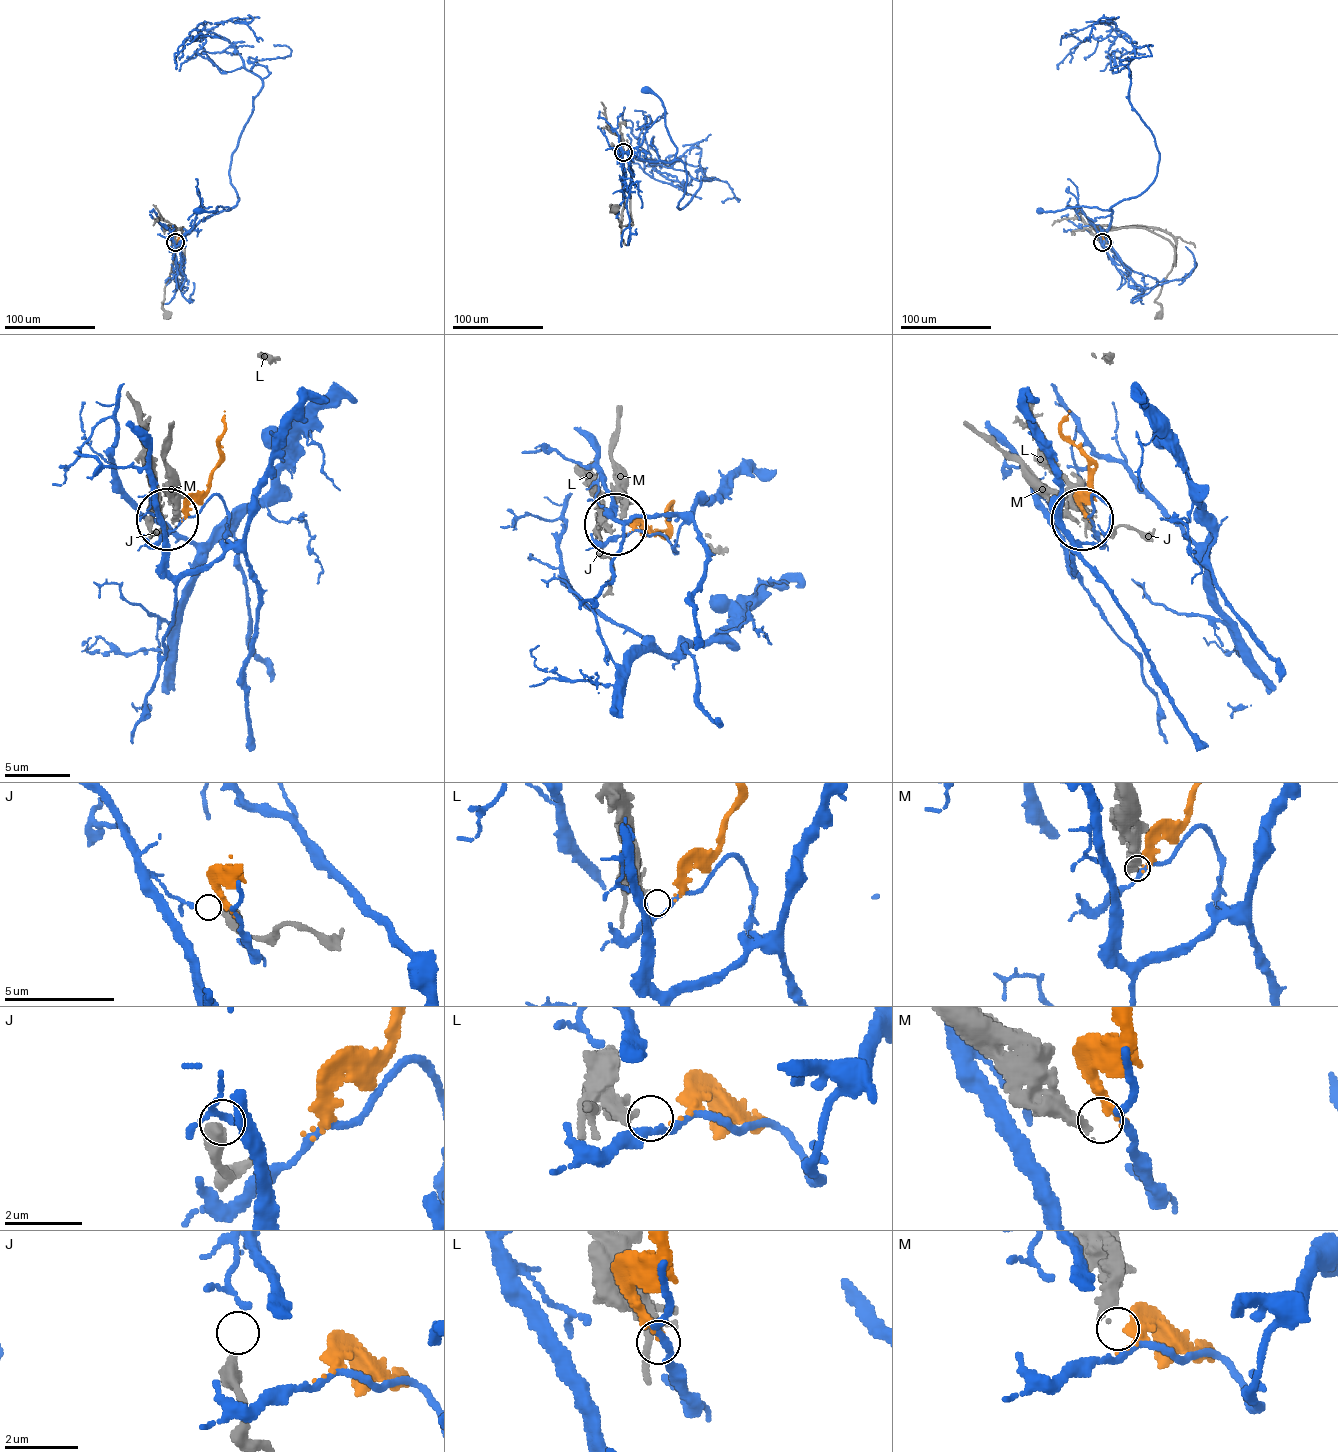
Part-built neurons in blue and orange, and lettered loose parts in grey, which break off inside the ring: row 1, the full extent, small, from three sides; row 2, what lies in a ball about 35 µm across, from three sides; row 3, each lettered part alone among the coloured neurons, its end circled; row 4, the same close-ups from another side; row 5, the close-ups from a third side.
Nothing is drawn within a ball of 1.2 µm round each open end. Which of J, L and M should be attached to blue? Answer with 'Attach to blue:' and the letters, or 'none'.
Attach to blue: none

